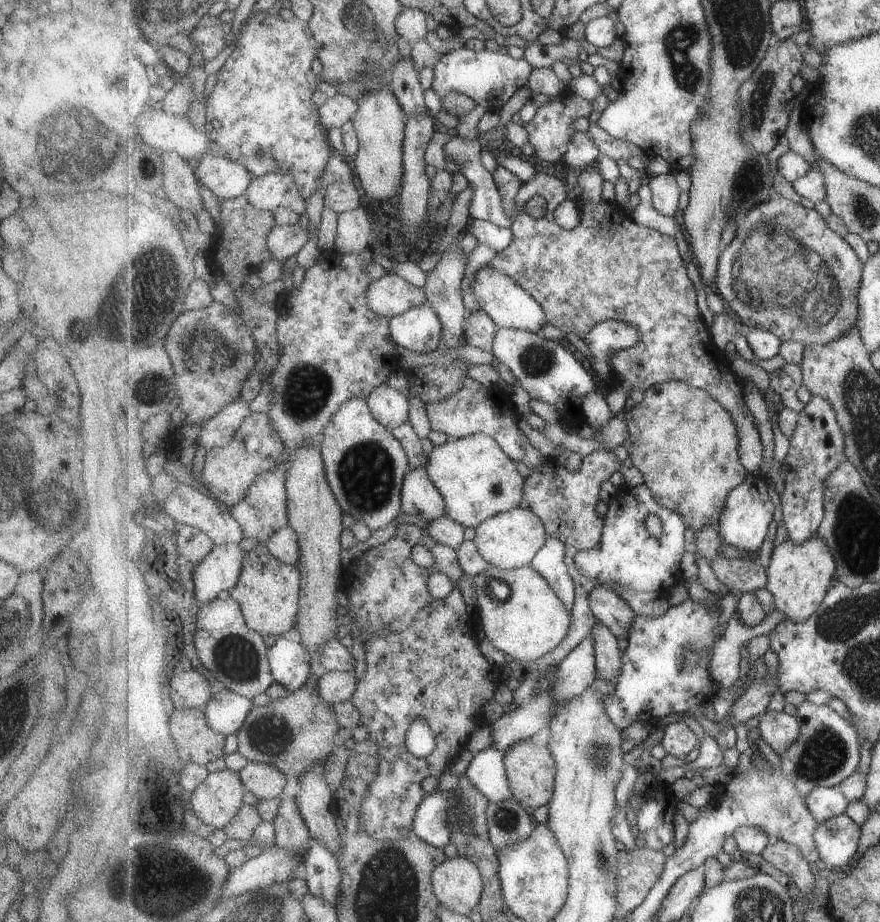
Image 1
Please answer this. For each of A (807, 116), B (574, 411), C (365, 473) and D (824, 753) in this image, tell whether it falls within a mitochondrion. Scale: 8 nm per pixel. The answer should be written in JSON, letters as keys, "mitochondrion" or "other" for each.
{"A":"other","B":"other","C":"mitochondrion","D":"mitochondrion"}

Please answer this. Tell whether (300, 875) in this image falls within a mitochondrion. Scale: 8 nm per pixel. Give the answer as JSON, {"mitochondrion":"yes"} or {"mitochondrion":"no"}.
{"mitochondrion":"no"}

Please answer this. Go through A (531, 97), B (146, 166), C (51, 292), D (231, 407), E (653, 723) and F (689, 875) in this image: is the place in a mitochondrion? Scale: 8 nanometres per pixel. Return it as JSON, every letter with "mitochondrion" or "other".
{"A":"other","B":"other","C":"other","D":"other","E":"other","F":"other"}

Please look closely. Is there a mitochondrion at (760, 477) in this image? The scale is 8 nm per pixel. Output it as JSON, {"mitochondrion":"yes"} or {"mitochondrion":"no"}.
{"mitochondrion":"no"}

